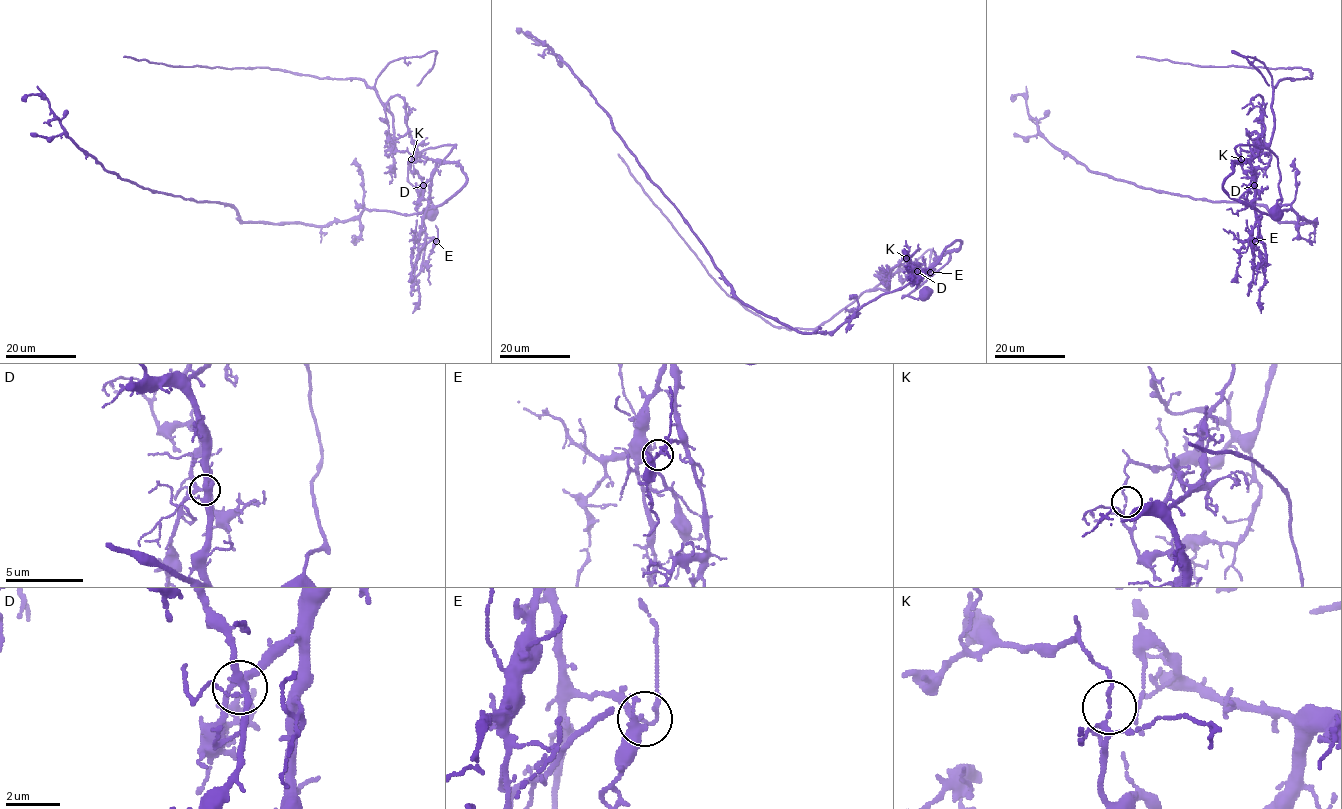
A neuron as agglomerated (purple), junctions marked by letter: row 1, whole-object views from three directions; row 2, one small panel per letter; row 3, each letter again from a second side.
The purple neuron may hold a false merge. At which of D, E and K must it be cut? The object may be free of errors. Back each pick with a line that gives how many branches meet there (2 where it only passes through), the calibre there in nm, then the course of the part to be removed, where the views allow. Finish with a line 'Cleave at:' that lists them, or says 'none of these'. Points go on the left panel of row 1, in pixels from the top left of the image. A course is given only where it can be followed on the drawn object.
K: 4 | 110 nm | (411, 159), (407, 150), (392, 149), (392, 114), (359, 78), (266, 68), (170, 66), (124, 57)
Cleave at: K

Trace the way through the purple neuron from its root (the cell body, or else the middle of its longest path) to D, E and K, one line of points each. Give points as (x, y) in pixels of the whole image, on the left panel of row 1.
D: (430, 212), (431, 203), (408, 180), (409, 164), (424, 149), (455, 145), (437, 164), (434, 173), (423, 185)
E: (430, 212), (408, 180), (409, 164), (424, 149), (455, 145), (435, 167), (423, 221), (436, 241)
K: (430, 212), (431, 203), (408, 180), (409, 164), (424, 149), (455, 145), (424, 185), (410, 171), (411, 159)

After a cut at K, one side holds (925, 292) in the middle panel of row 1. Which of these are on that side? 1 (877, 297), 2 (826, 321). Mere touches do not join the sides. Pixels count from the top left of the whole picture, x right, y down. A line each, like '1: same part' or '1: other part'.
1: same part
2: other part

